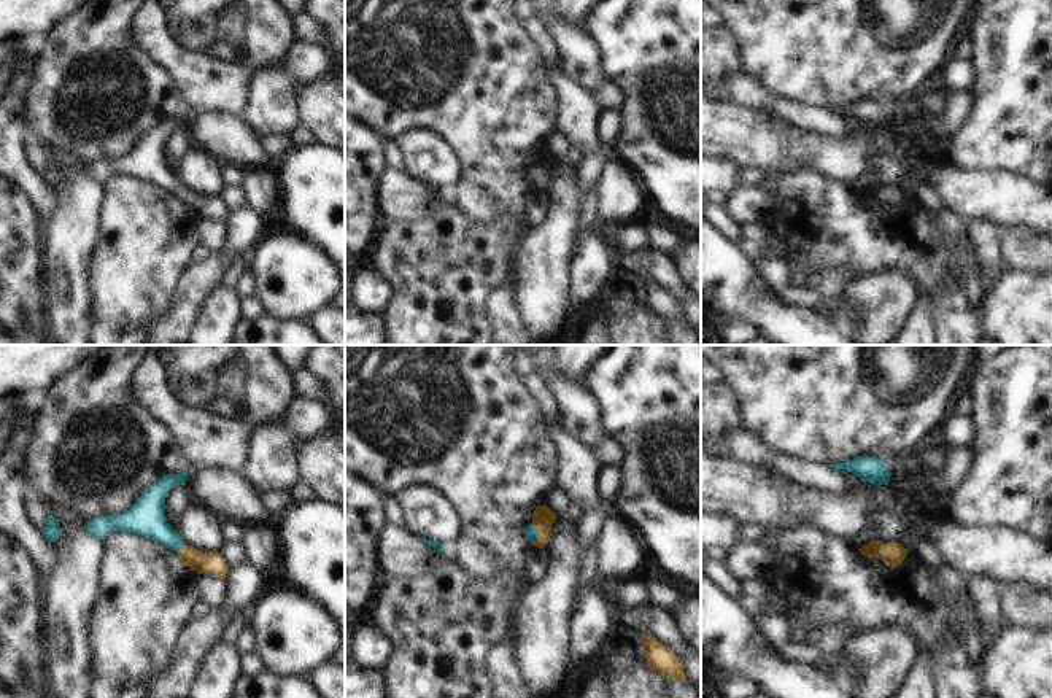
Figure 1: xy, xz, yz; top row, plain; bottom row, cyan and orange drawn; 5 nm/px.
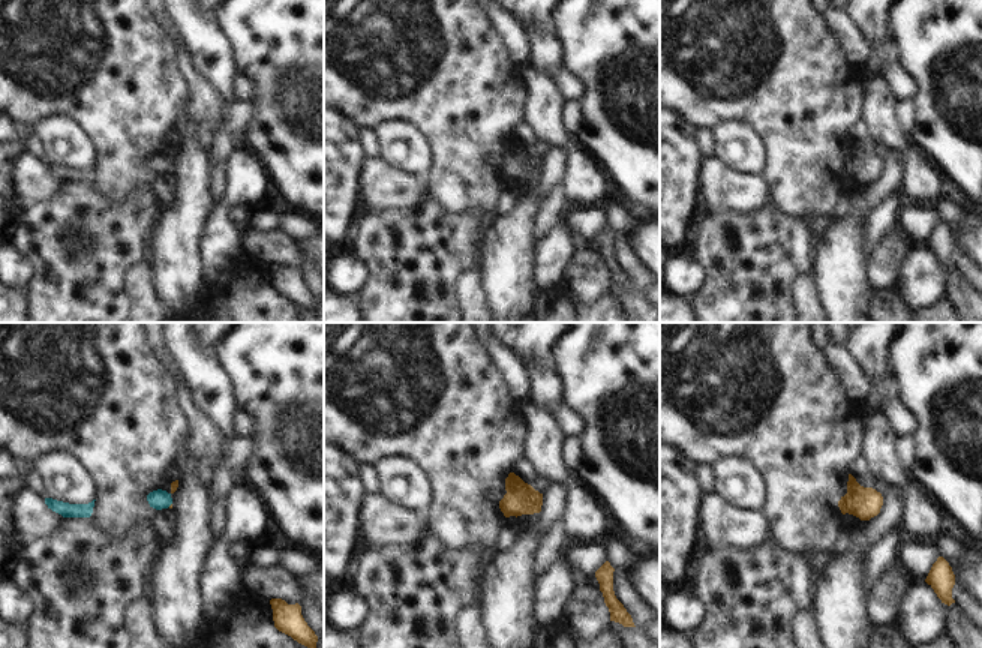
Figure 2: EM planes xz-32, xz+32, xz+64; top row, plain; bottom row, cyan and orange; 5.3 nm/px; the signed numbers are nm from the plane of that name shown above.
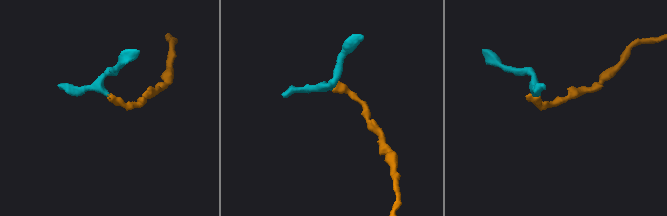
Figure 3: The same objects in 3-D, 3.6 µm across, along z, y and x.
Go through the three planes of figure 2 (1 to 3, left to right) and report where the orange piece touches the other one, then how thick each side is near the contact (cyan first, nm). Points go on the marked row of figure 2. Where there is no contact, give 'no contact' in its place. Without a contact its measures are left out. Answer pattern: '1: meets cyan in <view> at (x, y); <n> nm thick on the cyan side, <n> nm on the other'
1: meets cyan in xz-32 at (170, 504); 100 nm thick on the cyan side, 20 nm on the other
2: no contact
3: no contact

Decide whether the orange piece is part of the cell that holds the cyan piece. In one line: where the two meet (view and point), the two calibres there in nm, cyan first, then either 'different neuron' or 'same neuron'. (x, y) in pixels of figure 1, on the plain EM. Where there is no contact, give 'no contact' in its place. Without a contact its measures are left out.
xz (537, 178) | 70/110 nm | same neuron

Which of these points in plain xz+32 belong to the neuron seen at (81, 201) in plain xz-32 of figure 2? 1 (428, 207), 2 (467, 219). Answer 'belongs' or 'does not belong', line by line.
1: belongs
2: belongs

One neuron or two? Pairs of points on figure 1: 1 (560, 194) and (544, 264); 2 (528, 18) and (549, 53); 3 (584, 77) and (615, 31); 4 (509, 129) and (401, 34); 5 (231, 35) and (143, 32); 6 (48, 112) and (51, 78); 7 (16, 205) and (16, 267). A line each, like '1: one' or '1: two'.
1: one
2: one
3: two
4: one
5: one
6: one
7: one

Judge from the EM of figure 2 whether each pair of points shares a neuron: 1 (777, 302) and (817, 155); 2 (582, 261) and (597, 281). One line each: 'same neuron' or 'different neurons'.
1: different neurons
2: same neuron

